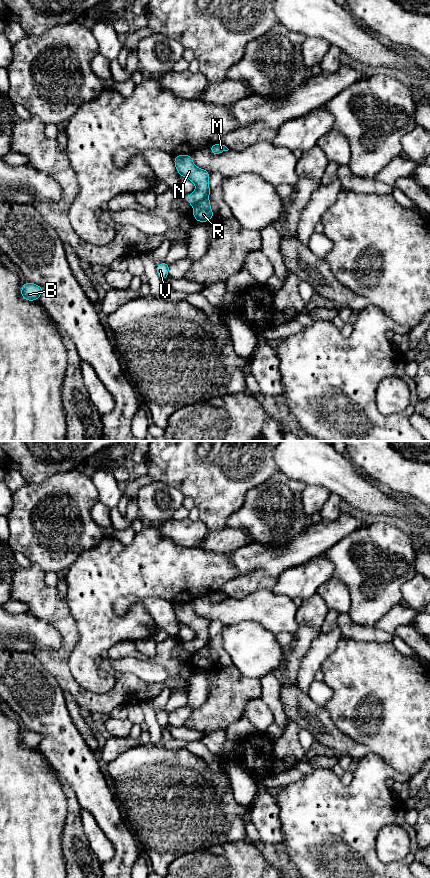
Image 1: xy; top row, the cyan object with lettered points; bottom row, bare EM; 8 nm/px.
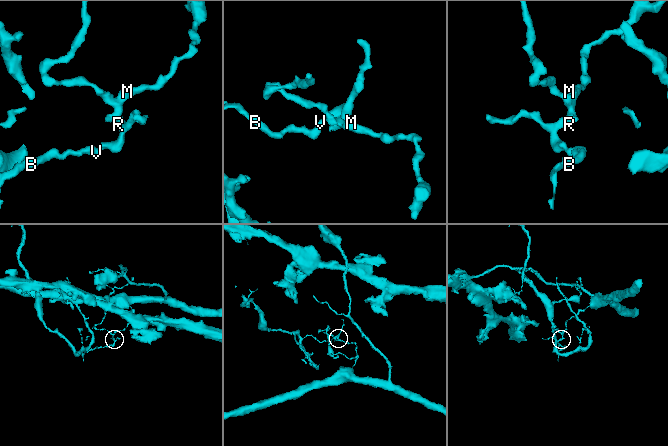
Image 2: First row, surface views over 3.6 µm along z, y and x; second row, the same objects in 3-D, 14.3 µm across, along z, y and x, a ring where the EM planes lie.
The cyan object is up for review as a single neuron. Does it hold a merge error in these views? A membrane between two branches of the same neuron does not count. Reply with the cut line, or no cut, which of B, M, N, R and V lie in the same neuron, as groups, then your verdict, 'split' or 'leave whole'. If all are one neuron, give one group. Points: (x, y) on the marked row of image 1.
cut in xy along (207, 197), (194, 206); B R V / M N; split

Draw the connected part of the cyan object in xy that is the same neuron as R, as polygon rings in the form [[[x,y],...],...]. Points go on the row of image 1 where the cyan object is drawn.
[[[208,198],[202,200],[193,208],[193,217],[197,222],[207,222],[214,217]]]

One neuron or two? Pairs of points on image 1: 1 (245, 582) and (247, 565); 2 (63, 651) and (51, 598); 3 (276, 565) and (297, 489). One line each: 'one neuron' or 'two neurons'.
1: two neurons
2: one neuron
3: two neurons

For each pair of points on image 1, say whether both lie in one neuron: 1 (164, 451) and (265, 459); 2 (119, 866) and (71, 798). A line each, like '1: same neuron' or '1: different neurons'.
1: same neuron
2: different neurons

